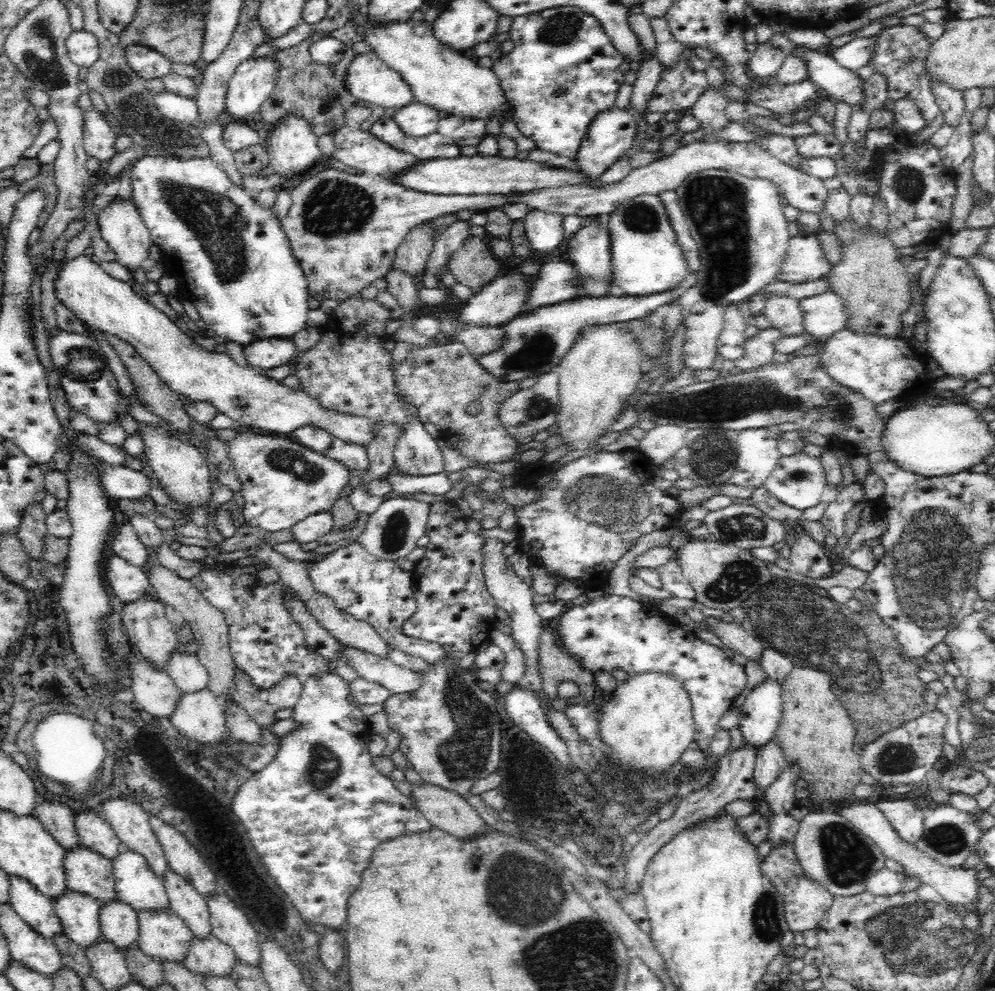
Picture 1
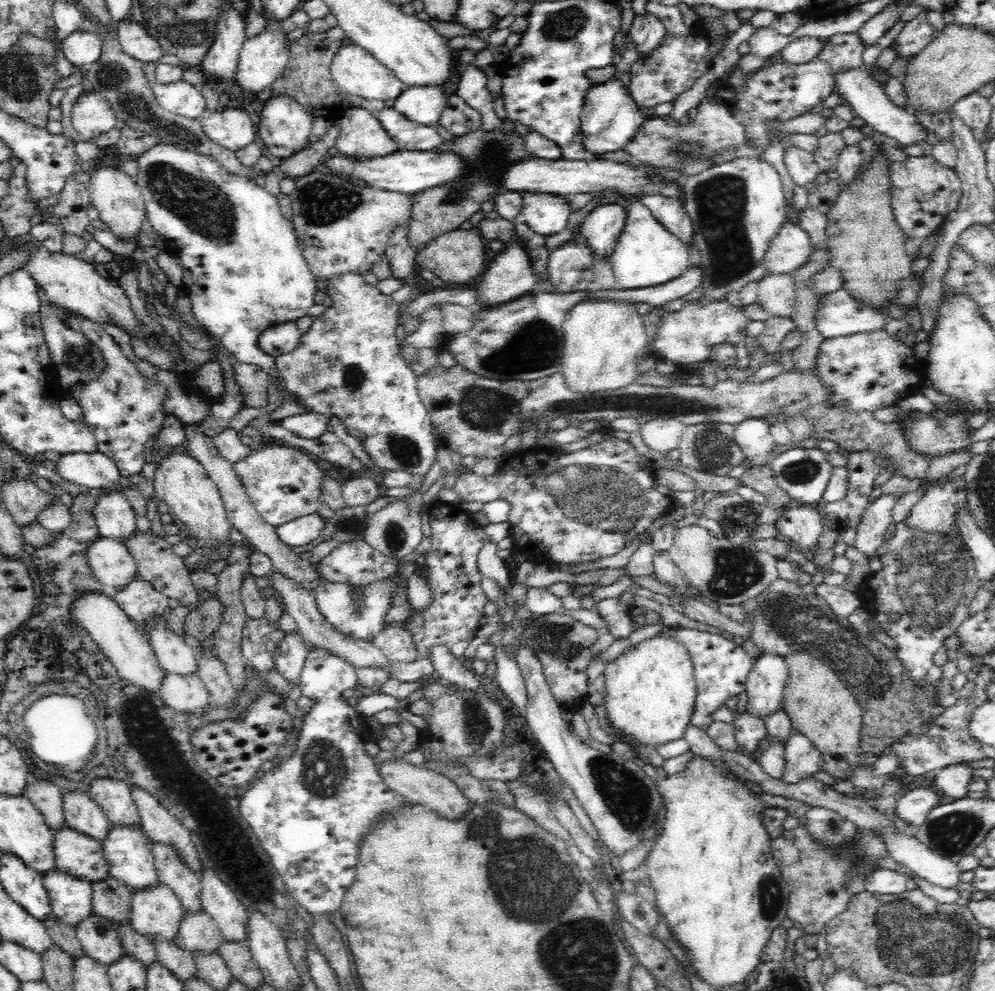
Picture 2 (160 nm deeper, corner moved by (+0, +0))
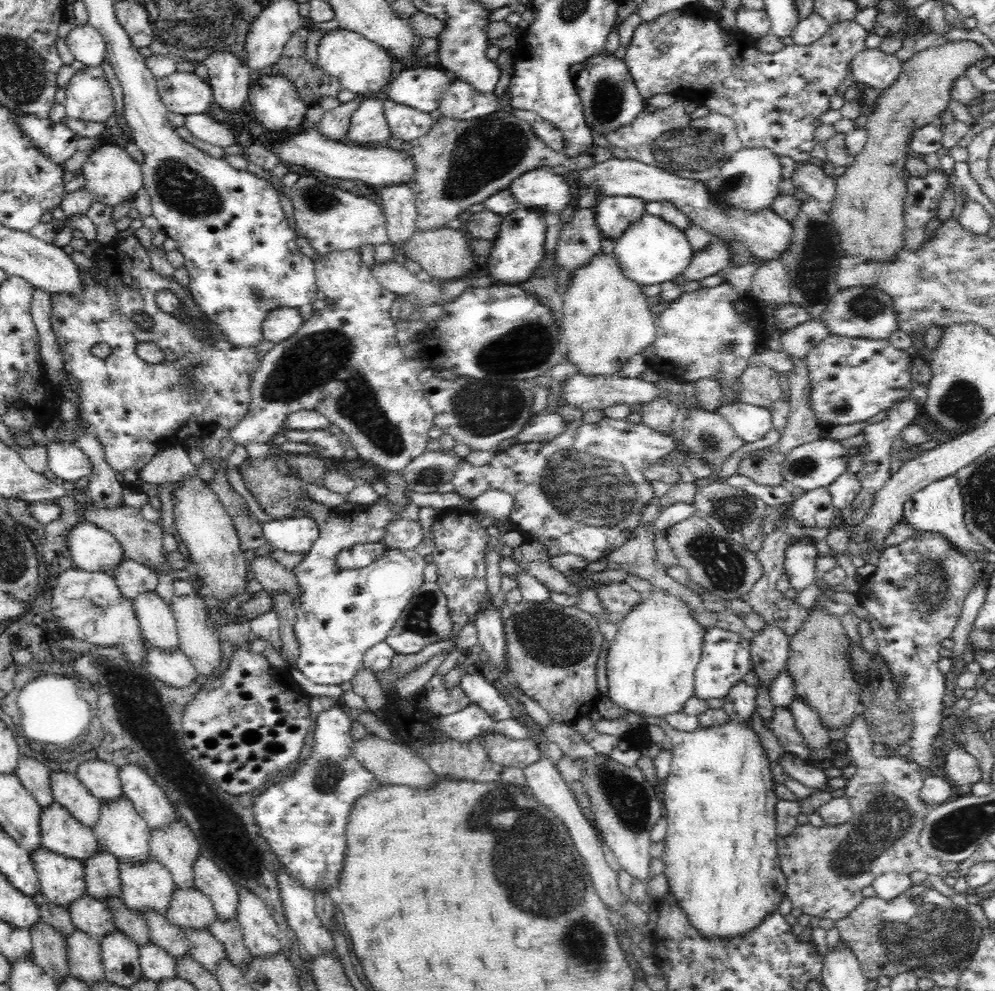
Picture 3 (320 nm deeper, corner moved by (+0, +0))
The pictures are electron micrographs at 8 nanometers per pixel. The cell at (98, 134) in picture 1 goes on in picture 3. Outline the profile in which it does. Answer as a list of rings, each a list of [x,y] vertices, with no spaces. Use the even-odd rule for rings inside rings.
[[[101,66],[85,67],[70,78],[66,86],[66,116],[103,123],[115,114],[114,108],[112,90]]]

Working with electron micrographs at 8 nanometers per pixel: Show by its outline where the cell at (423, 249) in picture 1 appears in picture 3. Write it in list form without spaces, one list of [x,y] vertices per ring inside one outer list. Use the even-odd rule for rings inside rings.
[[[504,109],[463,121],[442,115],[423,137],[411,141],[392,137],[387,147],[407,152],[414,161],[415,173],[409,185],[415,198],[420,232],[446,228],[447,222],[458,218],[466,208],[485,202],[496,192],[509,188],[514,179],[535,168],[562,165],[578,171],[613,158],[609,148],[594,144],[584,154],[568,157],[536,136],[528,121]]]

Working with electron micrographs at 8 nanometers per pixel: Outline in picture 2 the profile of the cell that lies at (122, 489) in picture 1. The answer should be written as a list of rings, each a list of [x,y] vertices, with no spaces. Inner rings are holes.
[[[99,451],[94,454],[62,454],[57,462],[56,473],[64,481],[87,486],[88,489],[110,489],[126,484],[120,469],[110,457]]]

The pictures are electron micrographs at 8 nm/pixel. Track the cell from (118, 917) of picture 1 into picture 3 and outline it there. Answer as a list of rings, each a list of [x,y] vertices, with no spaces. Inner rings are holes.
[[[100,848],[82,863],[88,895],[102,902],[105,902],[106,897],[120,896],[119,863],[108,851]]]

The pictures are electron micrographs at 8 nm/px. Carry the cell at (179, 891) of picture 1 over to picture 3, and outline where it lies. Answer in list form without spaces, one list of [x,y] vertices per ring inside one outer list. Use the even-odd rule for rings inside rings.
[[[176,820],[164,830],[151,830],[149,851],[172,875],[180,890],[194,887],[193,868],[199,857],[199,842],[188,824]]]

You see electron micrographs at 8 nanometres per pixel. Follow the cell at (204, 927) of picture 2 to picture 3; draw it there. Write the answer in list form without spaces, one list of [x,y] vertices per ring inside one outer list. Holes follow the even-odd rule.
[[[176,886],[171,898],[171,907],[166,916],[176,928],[186,930],[211,930],[217,913],[208,896],[194,886],[191,890],[180,890]]]

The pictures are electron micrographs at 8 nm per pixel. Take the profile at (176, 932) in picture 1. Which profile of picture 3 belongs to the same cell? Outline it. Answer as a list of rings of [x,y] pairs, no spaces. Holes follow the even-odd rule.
[[[151,855],[140,866],[119,864],[121,894],[127,908],[139,914],[156,910],[167,916],[176,884],[172,875]]]

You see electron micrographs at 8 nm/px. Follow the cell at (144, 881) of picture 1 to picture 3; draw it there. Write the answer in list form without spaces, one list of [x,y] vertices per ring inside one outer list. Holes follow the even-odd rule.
[[[124,796],[118,802],[106,803],[101,801],[101,811],[98,822],[93,826],[95,837],[101,850],[116,858],[119,864],[140,866],[151,856],[149,851],[150,827],[133,808],[132,801]]]

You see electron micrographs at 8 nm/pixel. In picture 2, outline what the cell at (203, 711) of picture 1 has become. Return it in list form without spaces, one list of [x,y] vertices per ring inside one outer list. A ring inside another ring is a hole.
[[[165,671],[159,698],[180,712],[202,712],[208,706],[208,689],[201,678],[192,673],[178,675]]]

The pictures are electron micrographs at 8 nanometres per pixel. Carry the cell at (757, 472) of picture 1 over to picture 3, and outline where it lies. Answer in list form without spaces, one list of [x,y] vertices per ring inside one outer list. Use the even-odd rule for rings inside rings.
[[[740,401],[722,406],[718,412],[728,421],[744,443],[753,443],[773,430],[772,411]]]

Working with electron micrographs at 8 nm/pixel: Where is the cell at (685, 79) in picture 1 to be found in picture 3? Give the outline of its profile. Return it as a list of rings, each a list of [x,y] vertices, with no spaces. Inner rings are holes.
[[[685,6],[660,15],[654,22],[641,22],[634,30],[624,60],[637,91],[644,98],[674,94],[677,99],[705,104],[710,111],[734,119],[742,146],[768,148],[778,156],[790,156],[795,162],[803,162],[811,158],[818,118],[830,110],[830,97],[845,79],[851,60],[866,47],[864,38],[869,33],[855,20],[848,20],[829,26],[822,38],[807,47],[793,43],[778,52],[764,53],[746,35],[725,32],[714,13],[706,14],[702,10],[702,16],[698,16],[691,6]]]

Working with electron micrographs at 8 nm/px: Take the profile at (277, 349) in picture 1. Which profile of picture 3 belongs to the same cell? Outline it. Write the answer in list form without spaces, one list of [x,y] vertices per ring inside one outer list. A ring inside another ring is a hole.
[[[280,307],[270,312],[263,322],[263,338],[274,344],[282,343],[294,335],[304,321],[297,308]]]

